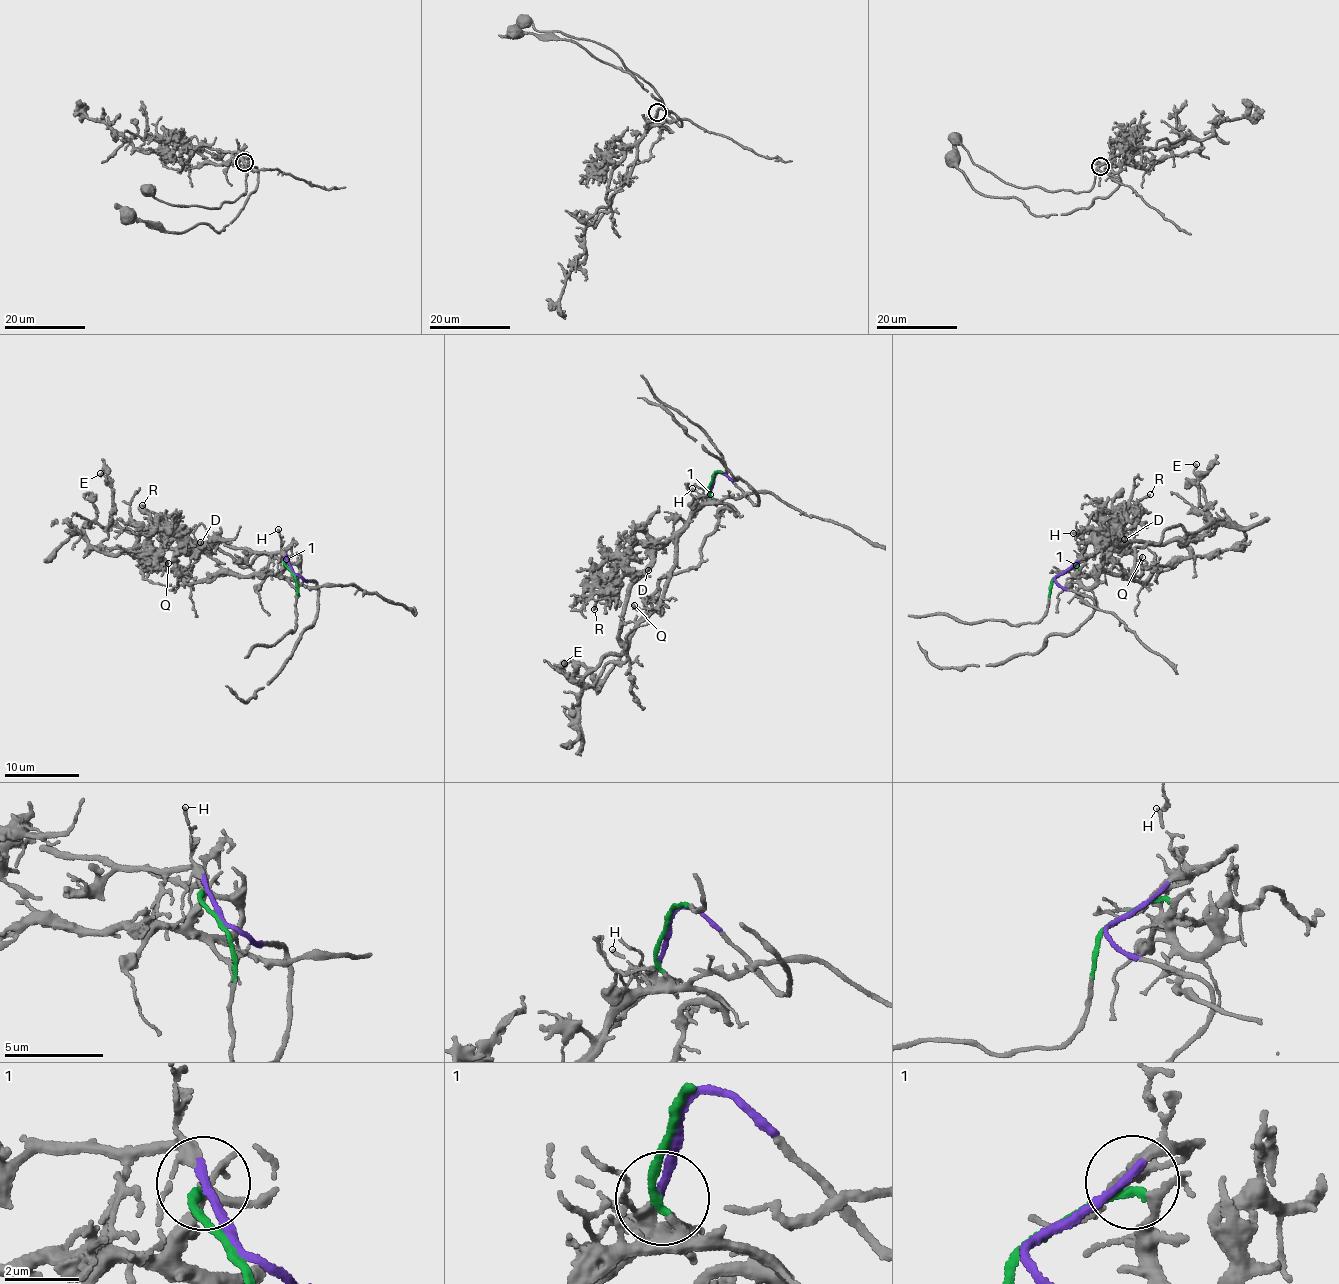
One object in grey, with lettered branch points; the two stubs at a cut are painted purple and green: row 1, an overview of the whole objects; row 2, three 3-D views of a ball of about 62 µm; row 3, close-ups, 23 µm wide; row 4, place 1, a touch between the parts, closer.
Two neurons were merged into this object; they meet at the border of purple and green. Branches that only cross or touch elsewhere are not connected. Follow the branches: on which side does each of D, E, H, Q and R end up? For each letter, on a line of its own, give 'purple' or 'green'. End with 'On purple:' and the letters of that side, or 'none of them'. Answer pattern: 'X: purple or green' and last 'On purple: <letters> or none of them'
D: purple
E: green
H: purple
Q: green
R: purple
On purple: D, H, R

